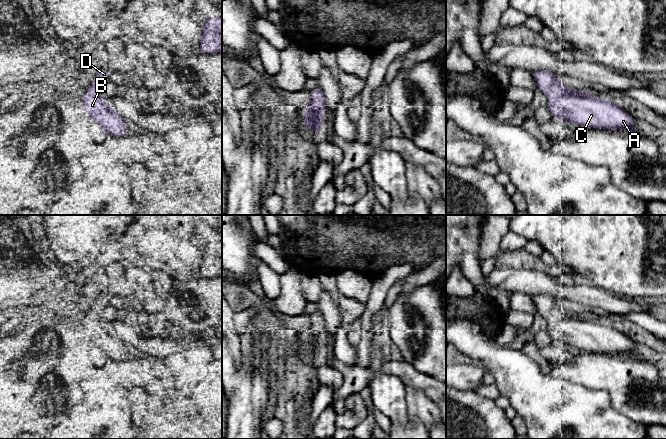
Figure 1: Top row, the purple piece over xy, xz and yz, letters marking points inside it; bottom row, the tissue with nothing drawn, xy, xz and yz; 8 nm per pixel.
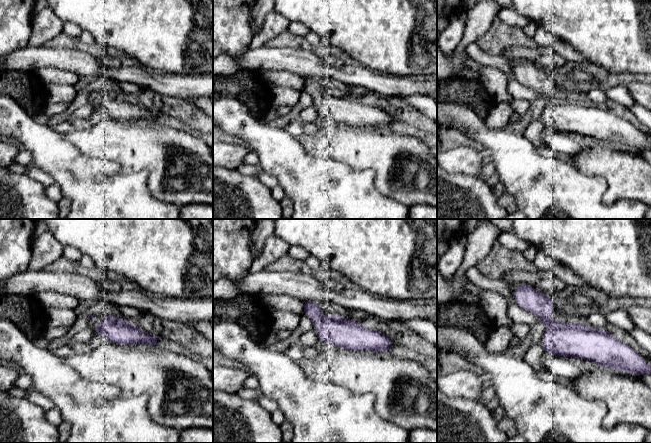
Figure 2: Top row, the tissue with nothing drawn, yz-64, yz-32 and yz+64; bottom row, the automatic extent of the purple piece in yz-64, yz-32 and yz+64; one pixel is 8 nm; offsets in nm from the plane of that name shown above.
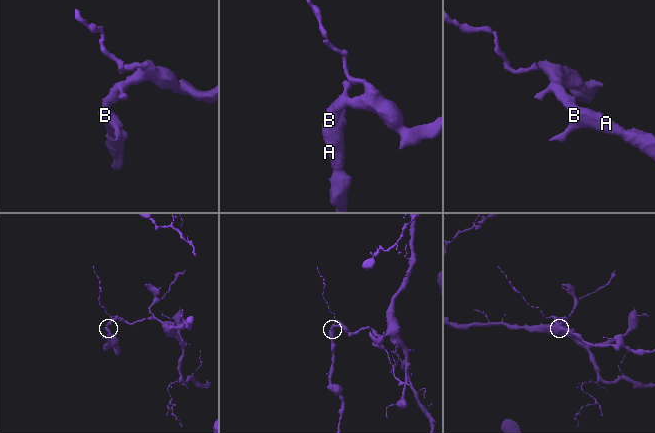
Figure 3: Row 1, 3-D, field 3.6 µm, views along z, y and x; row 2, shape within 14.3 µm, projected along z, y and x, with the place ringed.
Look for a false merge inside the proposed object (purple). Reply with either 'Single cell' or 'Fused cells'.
Single cell

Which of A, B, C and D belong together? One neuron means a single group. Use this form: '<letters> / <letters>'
A B C D

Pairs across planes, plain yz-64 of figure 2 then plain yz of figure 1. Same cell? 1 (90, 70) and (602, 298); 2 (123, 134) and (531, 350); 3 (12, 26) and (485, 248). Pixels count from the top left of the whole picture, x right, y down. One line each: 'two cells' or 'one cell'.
1: one cell
2: two cells
3: two cells

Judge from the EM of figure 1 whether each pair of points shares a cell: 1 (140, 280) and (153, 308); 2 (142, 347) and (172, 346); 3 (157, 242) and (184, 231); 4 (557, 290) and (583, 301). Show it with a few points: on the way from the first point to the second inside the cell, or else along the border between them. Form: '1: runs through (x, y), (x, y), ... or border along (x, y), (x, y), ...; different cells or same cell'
1: runs through (140, 287), (149, 301); same cell
2: runs through (149, 346), (165, 346); same cell
3: border along (161, 229), (168, 234), (187, 239); different cells
4: runs through (563, 292), (577, 295); same cell

